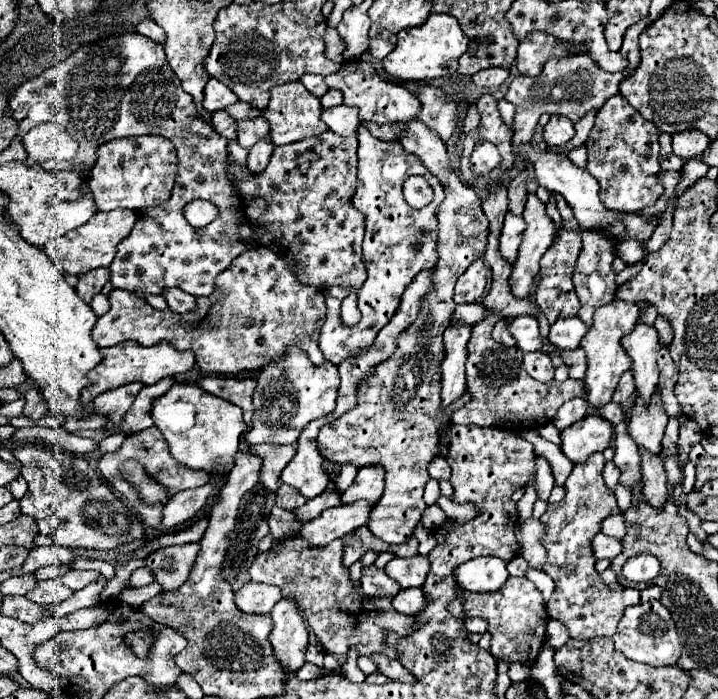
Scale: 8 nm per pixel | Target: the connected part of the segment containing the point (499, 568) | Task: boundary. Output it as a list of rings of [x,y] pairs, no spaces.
[[[480,556],[470,562],[464,562],[454,572],[458,586],[470,592],[490,592],[498,590],[508,580],[506,562],[494,556]]]

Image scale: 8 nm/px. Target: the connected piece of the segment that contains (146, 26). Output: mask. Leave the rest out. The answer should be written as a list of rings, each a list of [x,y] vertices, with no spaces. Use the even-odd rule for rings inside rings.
[[[142,18],[142,20],[136,24],[136,32],[152,38],[154,42],[164,42],[164,38],[166,38],[166,36],[164,36],[164,30],[162,30],[154,20],[150,20],[150,18]]]

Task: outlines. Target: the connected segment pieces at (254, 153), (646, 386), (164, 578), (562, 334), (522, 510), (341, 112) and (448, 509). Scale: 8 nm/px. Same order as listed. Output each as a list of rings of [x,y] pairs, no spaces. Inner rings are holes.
[[[258,140],[252,148],[250,148],[250,154],[248,154],[248,168],[250,172],[258,174],[266,168],[268,160],[270,160],[270,154],[274,150],[274,144],[270,140]]]
[[[636,322],[632,332],[626,334],[620,342],[622,348],[628,352],[628,356],[632,358],[632,372],[638,394],[648,400],[658,386],[658,366],[656,366],[656,356],[660,350],[658,332],[654,326]]]
[[[182,544],[182,546],[168,546],[156,550],[146,558],[146,568],[152,570],[154,580],[162,586],[164,592],[178,590],[186,580],[194,566],[194,560],[200,552],[200,544]]]
[[[558,318],[550,326],[550,336],[548,340],[558,348],[558,350],[576,350],[580,348],[580,340],[586,336],[588,326],[578,318]]]
[[[534,480],[528,482],[524,496],[522,496],[520,502],[516,504],[516,506],[518,506],[518,520],[520,520],[520,522],[524,522],[524,520],[528,520],[528,518],[532,516],[532,506],[534,506],[534,502],[536,502],[536,494],[534,494],[534,486],[532,486],[532,484],[534,484]]]
[[[336,106],[322,112],[322,122],[338,136],[352,136],[358,128],[358,112],[350,106]]]
[[[440,496],[436,500],[436,506],[440,506],[446,512],[446,516],[450,516],[452,520],[458,520],[458,522],[466,522],[466,520],[470,520],[478,514],[474,504],[456,504],[456,502],[452,502],[450,498],[444,498],[444,496]]]

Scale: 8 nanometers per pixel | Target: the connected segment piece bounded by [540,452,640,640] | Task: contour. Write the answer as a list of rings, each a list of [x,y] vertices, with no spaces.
[[[596,452],[586,462],[576,464],[564,484],[566,496],[556,504],[548,504],[546,514],[540,518],[548,526],[544,536],[544,546],[548,550],[544,572],[556,584],[546,610],[550,618],[564,622],[570,636],[578,640],[590,640],[596,636],[610,638],[616,632],[624,608],[640,604],[640,592],[636,588],[624,588],[618,582],[606,586],[594,568],[596,560],[592,556],[590,542],[594,534],[600,532],[600,520],[620,512],[616,506],[616,496],[602,480],[604,462],[602,452]]]

